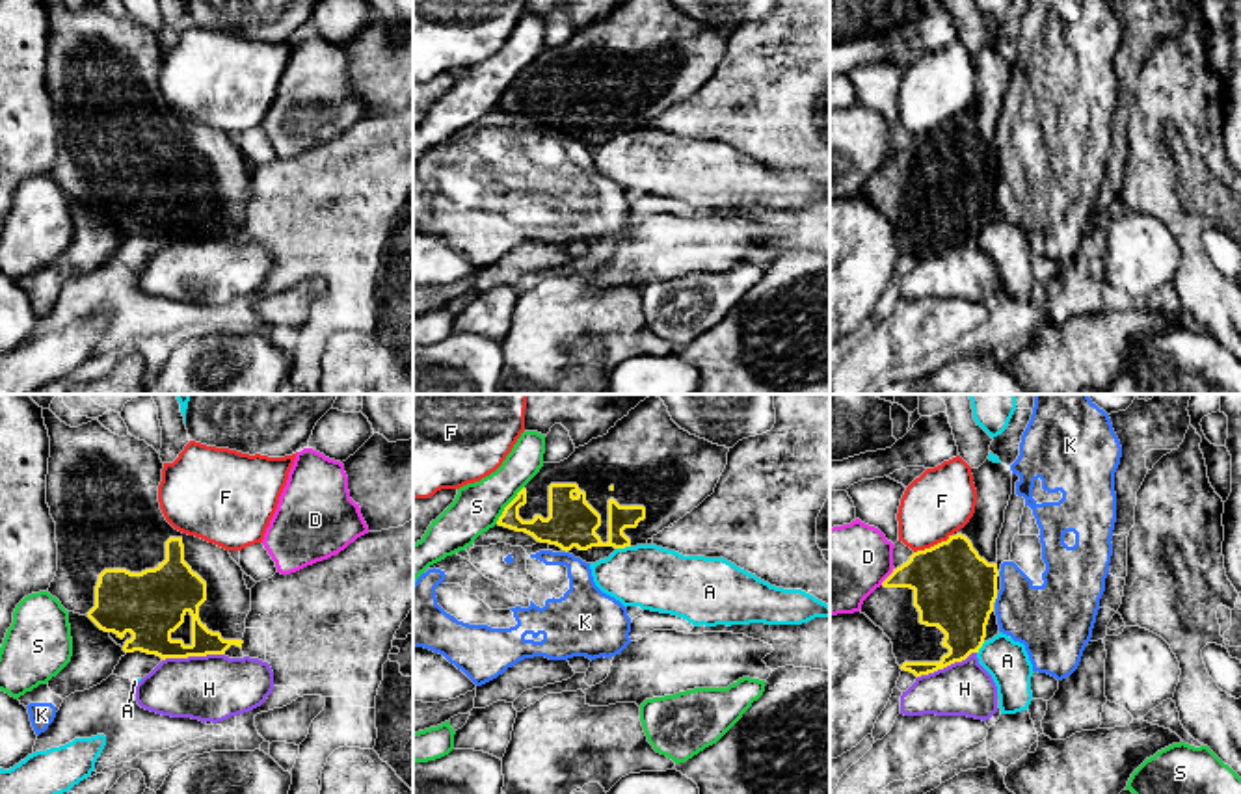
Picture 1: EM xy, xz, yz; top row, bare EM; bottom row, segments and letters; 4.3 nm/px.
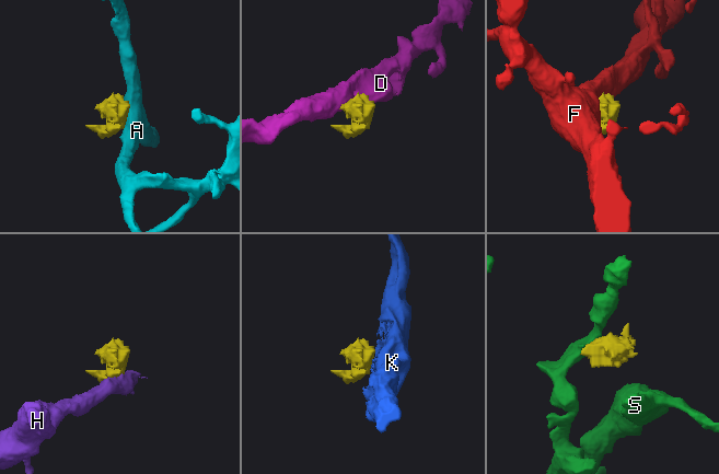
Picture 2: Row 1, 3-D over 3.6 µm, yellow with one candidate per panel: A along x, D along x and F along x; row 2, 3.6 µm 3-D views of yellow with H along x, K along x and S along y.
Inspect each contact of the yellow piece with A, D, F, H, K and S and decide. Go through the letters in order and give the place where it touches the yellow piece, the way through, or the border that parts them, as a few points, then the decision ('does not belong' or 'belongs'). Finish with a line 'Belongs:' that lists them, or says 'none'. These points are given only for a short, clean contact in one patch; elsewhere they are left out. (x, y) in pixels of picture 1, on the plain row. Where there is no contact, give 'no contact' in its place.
A: contact xz (622, 131); border xz (629, 129), (616, 132); does not belong
D: contact yz (888, 160); border yz (894, 151), (880, 168); does not belong
F: contact yz (934, 129); does not belong
H: contact xy (192, 238); border xy (224, 237), (166, 240), (162, 244); does not belong
K: contact yz (996, 181); border yz (998, 177), (994, 185); does not belong
S: contact xz (508, 88); border xz (523, 69), (495, 106); does not belong
Belongs: none

